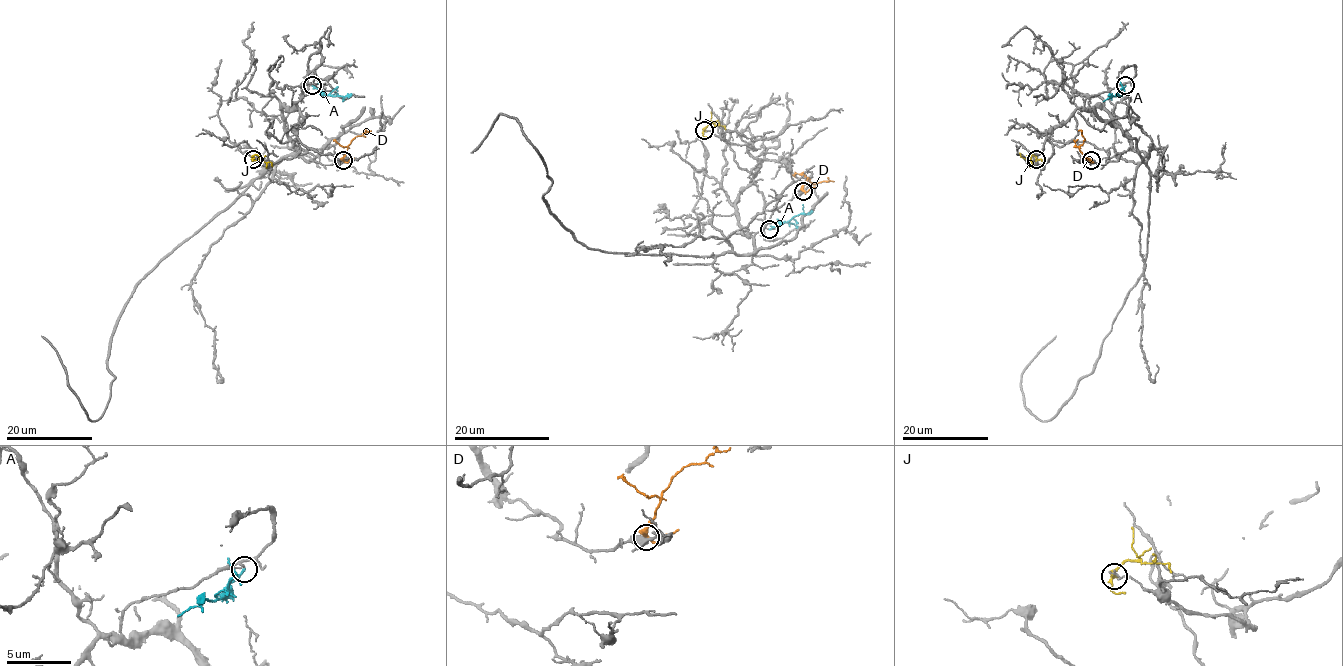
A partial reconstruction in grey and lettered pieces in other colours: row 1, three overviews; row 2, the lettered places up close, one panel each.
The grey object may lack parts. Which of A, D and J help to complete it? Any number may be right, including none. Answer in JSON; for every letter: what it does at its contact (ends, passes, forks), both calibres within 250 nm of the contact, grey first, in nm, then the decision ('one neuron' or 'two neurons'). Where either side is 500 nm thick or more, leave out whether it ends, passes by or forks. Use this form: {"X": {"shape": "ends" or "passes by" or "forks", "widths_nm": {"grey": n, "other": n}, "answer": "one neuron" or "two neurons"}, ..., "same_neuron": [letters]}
{"A": {"shape": "passes by", "widths_nm": {"grey": 120, "other": 140}, "answer": "two neurons"}, "D": {"shape": "passes by", "widths_nm": {"grey": 380, "other": 320}, "answer": "two neurons"}, "J": {"shape": "passes by", "widths_nm": {"grey": 190, "other": 160}, "answer": "two neurons"}, "same_neuron": []}

